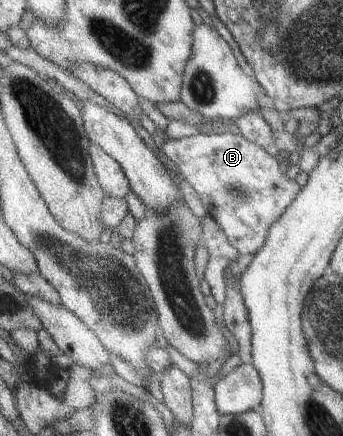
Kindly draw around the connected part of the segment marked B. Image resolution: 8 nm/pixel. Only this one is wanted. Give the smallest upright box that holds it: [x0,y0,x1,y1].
[163,129,303,255]

